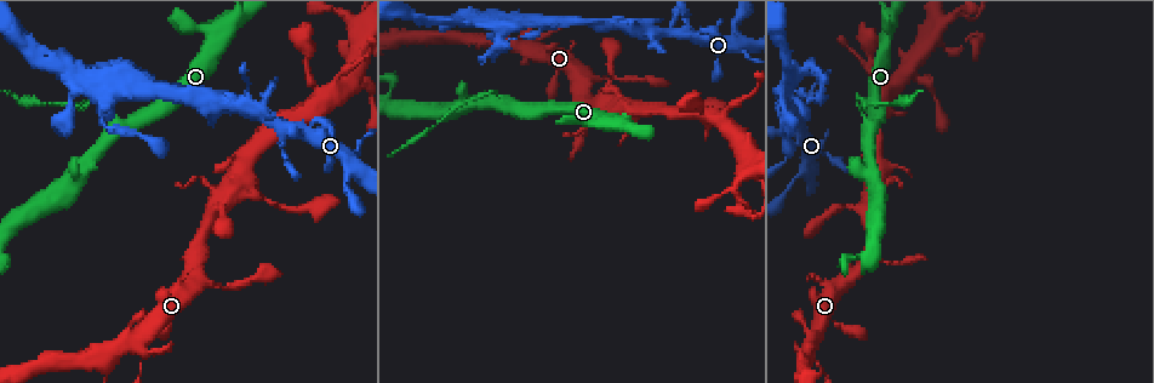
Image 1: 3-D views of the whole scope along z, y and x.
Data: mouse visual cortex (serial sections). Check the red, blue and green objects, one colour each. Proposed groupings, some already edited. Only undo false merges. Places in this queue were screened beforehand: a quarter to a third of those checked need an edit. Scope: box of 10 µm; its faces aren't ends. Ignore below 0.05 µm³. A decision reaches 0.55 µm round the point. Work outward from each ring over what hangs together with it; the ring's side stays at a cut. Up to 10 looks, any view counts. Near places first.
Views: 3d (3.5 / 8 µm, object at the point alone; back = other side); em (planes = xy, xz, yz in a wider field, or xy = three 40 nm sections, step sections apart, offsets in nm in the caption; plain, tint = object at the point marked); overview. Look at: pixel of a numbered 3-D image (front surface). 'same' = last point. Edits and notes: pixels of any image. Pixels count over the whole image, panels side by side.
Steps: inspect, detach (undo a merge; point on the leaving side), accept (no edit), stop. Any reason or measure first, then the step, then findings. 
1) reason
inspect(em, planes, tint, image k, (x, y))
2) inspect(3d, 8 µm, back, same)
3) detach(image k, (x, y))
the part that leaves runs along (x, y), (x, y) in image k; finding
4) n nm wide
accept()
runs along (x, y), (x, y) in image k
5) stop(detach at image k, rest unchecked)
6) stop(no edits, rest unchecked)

inspect(3d, 8 µm, image 1, (285, 127))

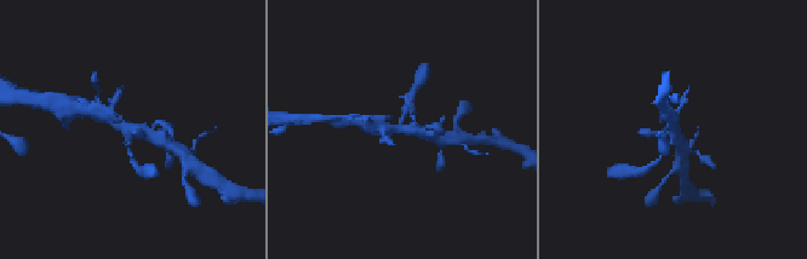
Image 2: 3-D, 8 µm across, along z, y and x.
closer look
inspect(3d, 3.5 µm, back, same)

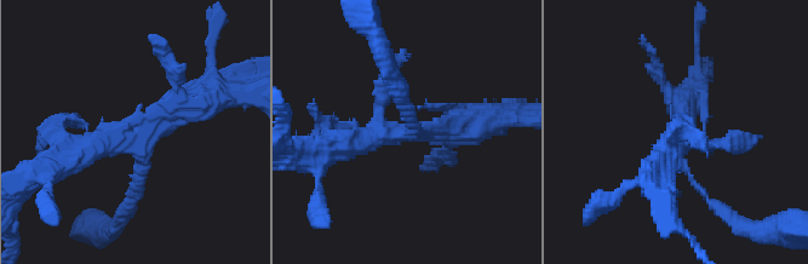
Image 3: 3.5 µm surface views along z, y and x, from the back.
now the EM
inspect(em, xy, step 5, tint, image 3, (141, 131))

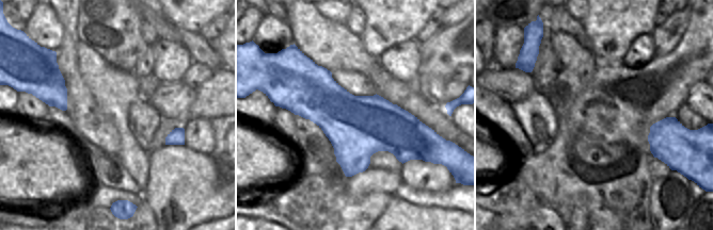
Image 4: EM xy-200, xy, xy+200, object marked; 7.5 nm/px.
arms of 100, 200, 350, 350 nm
accept()
runs along (68, 162), (210, 98) in image 3; all the same cell

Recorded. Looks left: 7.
narrows sharply
inspect(3d, 3.5 µm, back, image 1, (615, 77))

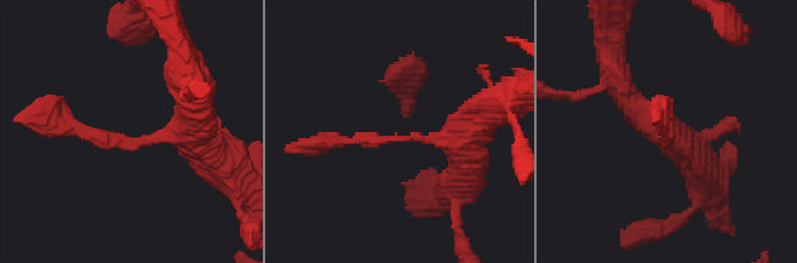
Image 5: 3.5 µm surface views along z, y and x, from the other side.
arms of 150, 400 nm
inspect(em, xy, step 3, tint, image 5, (400, 136))

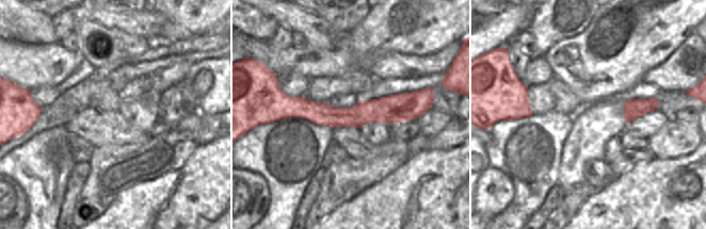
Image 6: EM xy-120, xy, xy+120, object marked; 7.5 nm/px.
190 nm wide
accept()
runs along (198, 132), (104, 139), (49, 121) in image 5; one cell here

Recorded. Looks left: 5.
four or more arms meet
inspect(3d, 8 µm, image 1, (224, 200))

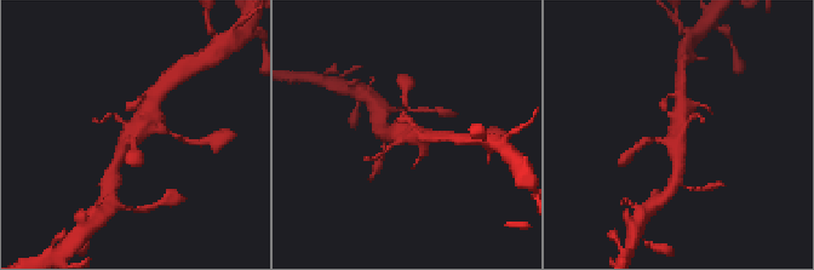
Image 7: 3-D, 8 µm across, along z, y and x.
closer look
inspect(3d, 3.5 µm, same)

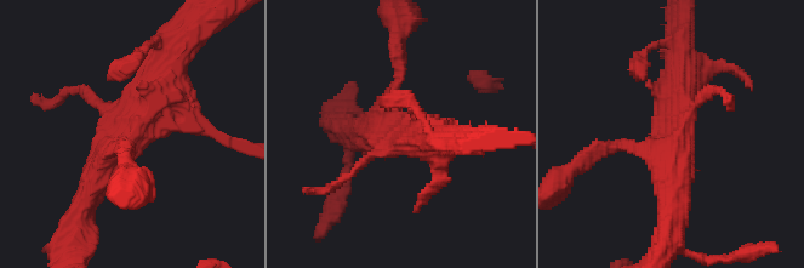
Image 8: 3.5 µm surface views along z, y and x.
inspect(em, xy, step 5, tint, image 8, (397, 138))

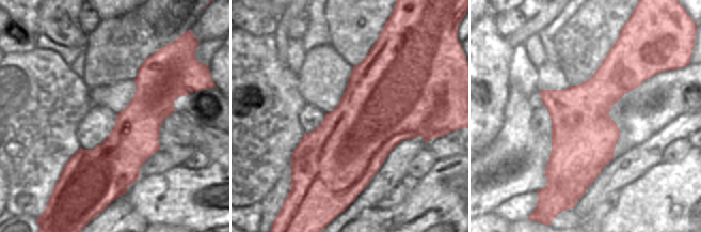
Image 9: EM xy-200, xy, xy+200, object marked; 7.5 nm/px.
accept()
runs along (152, 64), (145, 113), (70, 167) in image 9; one cell here

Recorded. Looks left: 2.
narrows sharply
inspect(3d, 8 µm, image 1, (713, 116))

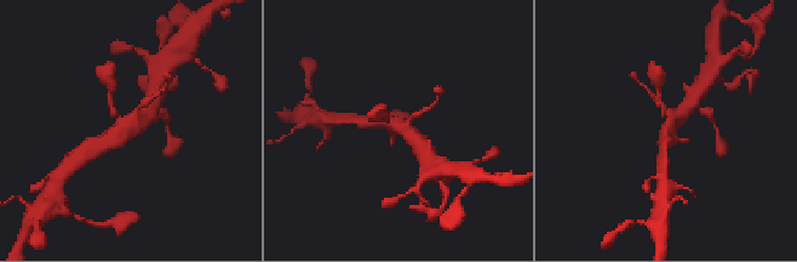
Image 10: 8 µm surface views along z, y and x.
inspect(em, xy, step 3, tint, same)

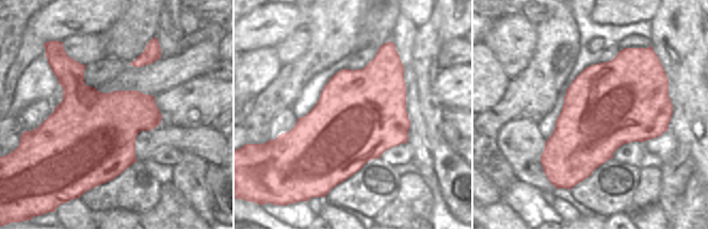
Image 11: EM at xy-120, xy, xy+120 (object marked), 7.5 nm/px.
accept()
runs along (97, 147), (118, 140), (149, 108) in image 10; all the same cell

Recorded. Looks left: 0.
stop(no edits, rest unchecked)

